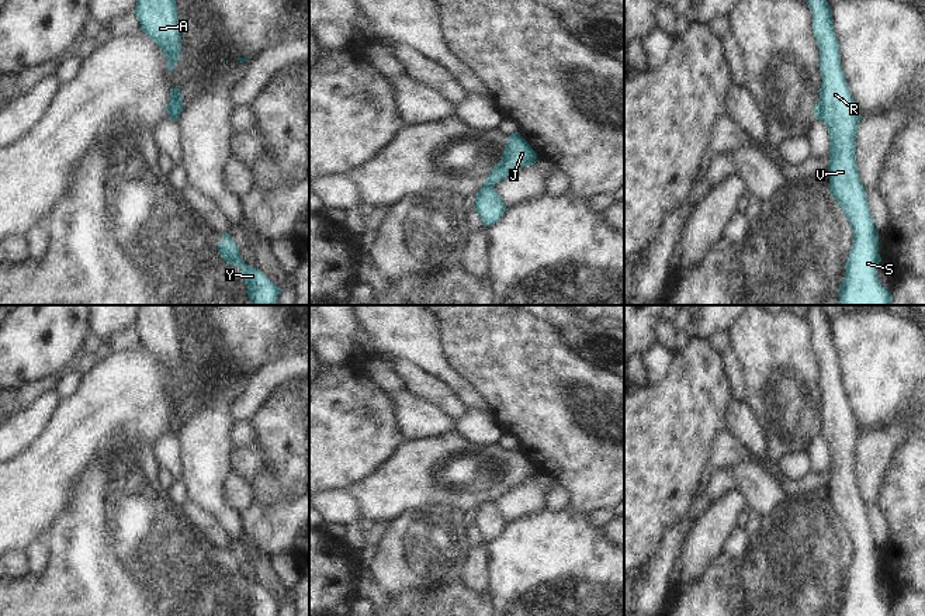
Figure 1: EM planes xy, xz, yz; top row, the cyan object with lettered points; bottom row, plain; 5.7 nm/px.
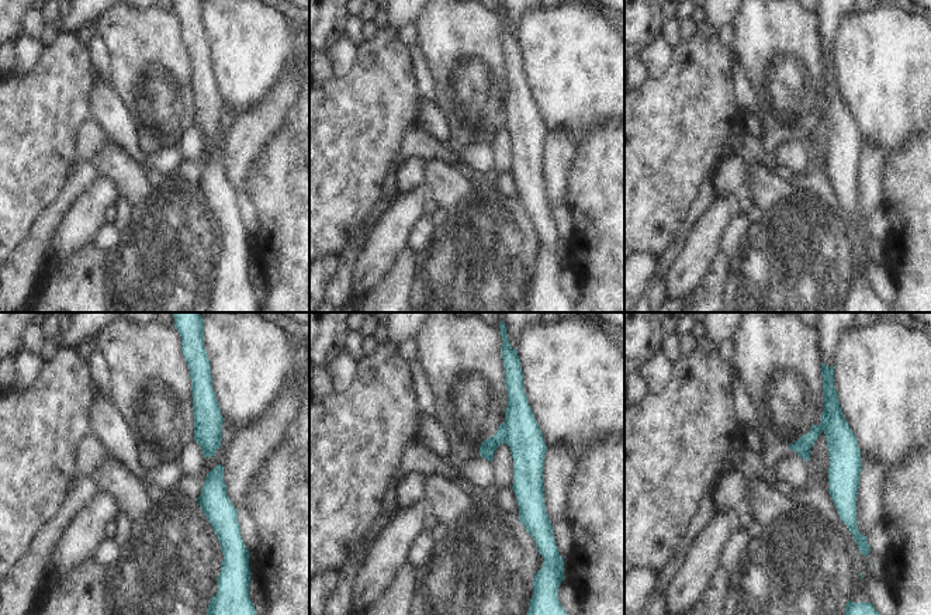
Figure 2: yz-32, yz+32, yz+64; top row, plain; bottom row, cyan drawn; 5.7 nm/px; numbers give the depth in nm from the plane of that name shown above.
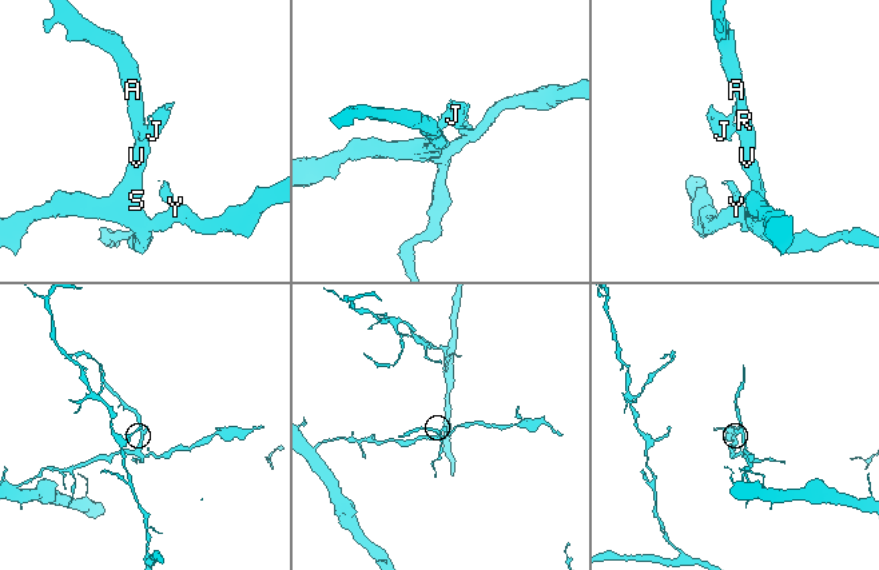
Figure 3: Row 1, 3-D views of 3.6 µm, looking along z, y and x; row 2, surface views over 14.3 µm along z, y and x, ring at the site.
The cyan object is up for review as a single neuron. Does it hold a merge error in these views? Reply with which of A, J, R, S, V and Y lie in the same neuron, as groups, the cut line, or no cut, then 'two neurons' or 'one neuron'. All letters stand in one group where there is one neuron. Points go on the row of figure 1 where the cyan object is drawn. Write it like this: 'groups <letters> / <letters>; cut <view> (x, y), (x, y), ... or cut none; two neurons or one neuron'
groups A R S V Y / J; cut xy (170, 101), (182, 104); two neurons

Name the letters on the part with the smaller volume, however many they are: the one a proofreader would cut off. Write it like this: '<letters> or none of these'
J.

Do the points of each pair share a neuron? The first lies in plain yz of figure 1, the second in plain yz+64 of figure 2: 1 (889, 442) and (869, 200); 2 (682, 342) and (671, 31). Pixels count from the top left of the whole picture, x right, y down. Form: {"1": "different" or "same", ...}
{"1": "same", "2": "different"}

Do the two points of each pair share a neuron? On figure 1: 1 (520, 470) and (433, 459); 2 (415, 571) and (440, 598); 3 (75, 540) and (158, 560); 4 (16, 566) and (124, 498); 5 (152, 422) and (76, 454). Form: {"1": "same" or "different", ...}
{"1": "same", "2": "different", "3": "same", "4": "different", "5": "same"}

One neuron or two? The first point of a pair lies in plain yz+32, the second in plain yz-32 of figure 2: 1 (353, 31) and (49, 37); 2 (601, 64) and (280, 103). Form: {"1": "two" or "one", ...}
{"1": "two", "2": "two"}

